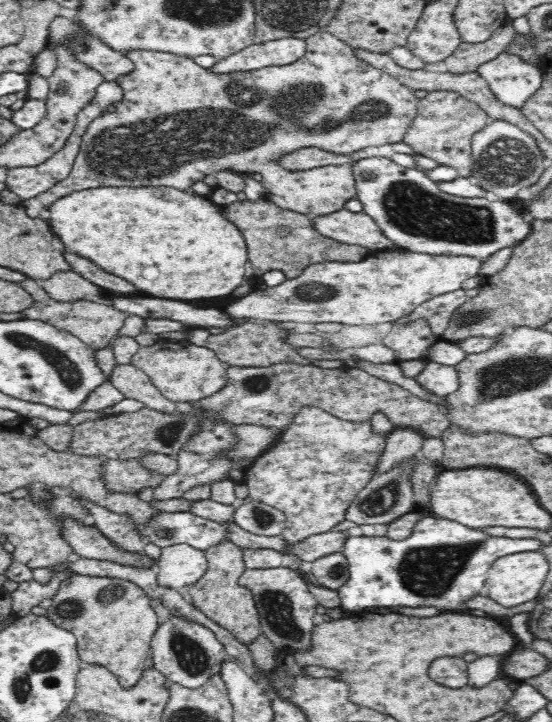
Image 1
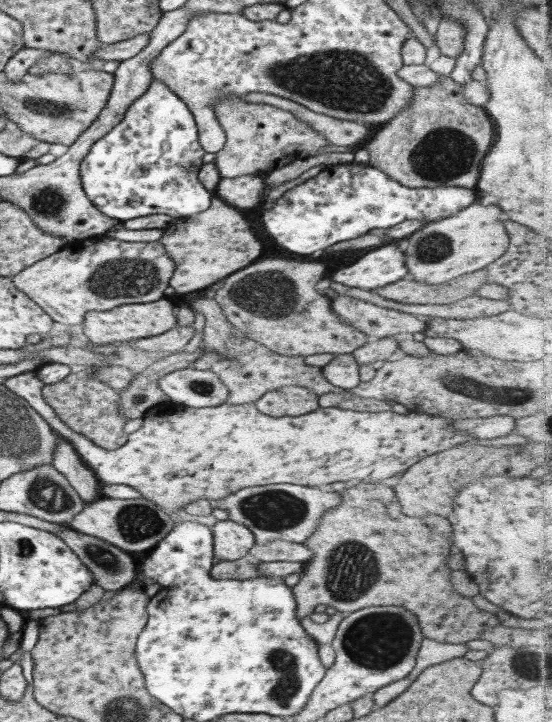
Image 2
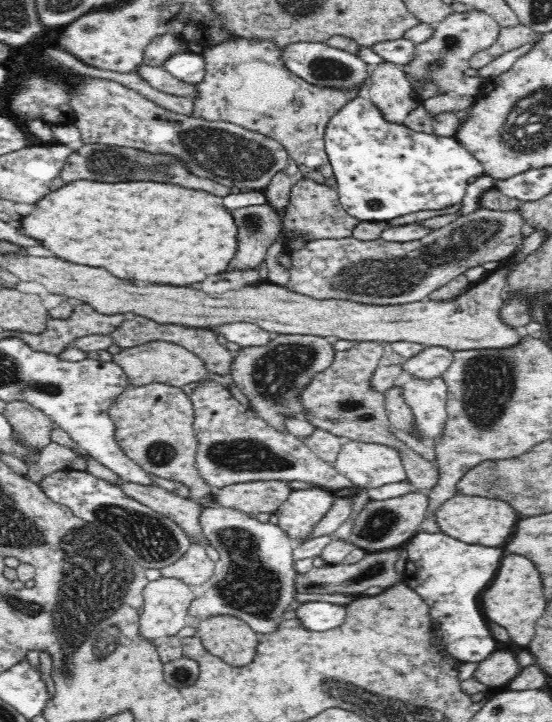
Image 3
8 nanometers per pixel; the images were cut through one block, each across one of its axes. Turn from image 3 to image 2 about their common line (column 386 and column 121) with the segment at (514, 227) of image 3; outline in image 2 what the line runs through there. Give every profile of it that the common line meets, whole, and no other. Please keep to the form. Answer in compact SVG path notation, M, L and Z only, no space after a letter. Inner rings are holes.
M99 236L98 238L90 237L89 239L66 242L63 248L58 252L55 252L55 254L21 270L15 277L13 277L13 283L18 290L27 294L38 306L40 306L40 308L43 308L44 312L49 314L53 321L61 322L68 326L83 323L85 314L90 311L107 311L115 309L117 306L123 304L149 303L165 298L164 290L169 286L169 280L171 279L170 276L173 275L174 268L175 264L172 262L172 258L170 258L164 245L159 240L156 242L122 242L121 240L112 239L110 237Z

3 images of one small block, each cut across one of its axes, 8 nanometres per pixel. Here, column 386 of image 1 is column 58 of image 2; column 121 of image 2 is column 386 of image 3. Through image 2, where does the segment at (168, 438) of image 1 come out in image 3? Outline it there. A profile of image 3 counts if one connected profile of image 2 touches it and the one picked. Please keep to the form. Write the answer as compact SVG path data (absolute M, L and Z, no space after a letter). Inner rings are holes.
M362 341L349 350L336 351L332 364L314 375L307 387L300 393L300 404L305 413L300 414L314 428L327 430L339 437L356 442L368 442L391 446L400 455L404 464L404 471L416 489L416 492L427 492L436 486L440 475L435 462L428 462L426 458L416 453L403 441L400 441L390 427L390 419L386 414L386 395L372 389L370 378L378 368L380 358L384 356L384 348L378 341Z

